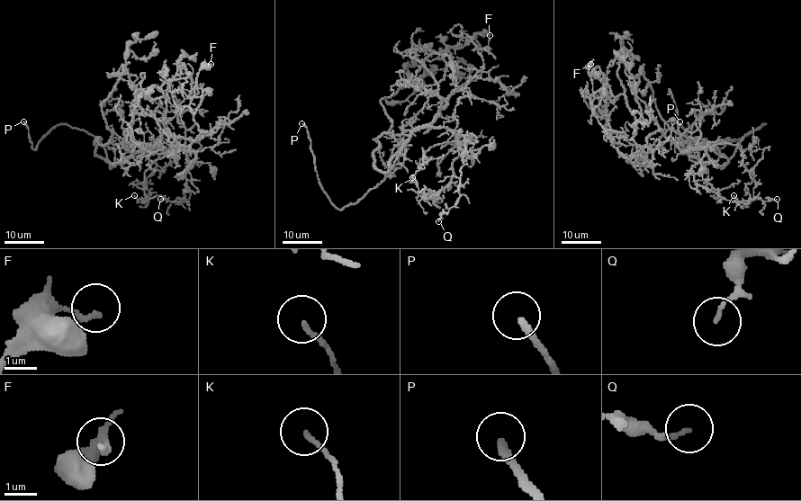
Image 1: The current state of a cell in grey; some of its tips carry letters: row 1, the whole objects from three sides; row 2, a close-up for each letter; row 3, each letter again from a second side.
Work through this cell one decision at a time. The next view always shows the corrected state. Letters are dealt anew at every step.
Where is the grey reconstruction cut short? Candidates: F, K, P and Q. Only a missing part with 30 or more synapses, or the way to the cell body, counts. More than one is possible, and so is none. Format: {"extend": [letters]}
{"extend": ["P"]}

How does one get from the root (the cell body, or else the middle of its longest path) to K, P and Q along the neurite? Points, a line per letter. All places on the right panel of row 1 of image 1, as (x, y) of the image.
K: (607, 127), (615, 142), (652, 149), (668, 140), (683, 153), (734, 144), (755, 187), (749, 203), (733, 195)
P: (607, 127), (615, 142), (654, 149), (670, 140), (721, 166), (765, 123), (707, 149), (679, 121)
Q: (607, 127), (625, 145), (654, 149), (670, 140), (683, 153), (703, 149), (693, 179), (726, 200), (777, 199)

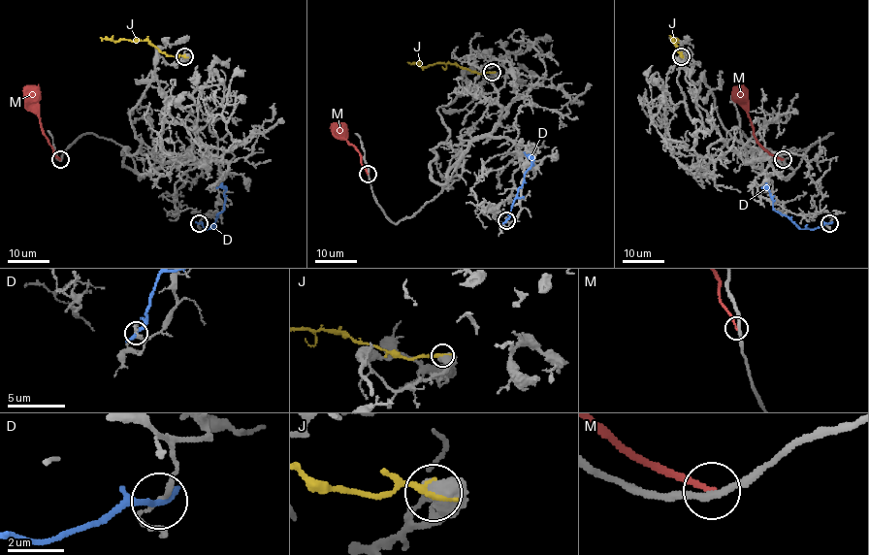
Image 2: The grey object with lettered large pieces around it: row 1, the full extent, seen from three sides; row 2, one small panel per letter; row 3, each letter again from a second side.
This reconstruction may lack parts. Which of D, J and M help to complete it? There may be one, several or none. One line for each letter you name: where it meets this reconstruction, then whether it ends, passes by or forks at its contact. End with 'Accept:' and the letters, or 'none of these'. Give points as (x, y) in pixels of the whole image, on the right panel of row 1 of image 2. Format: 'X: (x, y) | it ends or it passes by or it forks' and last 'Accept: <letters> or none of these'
Accept: none of these

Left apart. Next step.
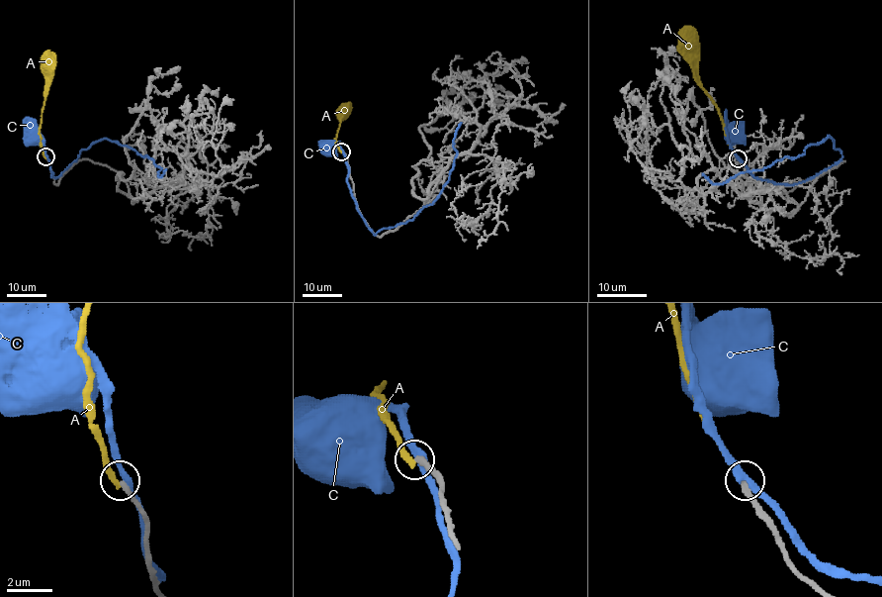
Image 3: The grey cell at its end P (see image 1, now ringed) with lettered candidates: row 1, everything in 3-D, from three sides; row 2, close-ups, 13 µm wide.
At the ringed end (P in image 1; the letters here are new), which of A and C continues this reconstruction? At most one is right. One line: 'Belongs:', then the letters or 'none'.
Belongs: none

